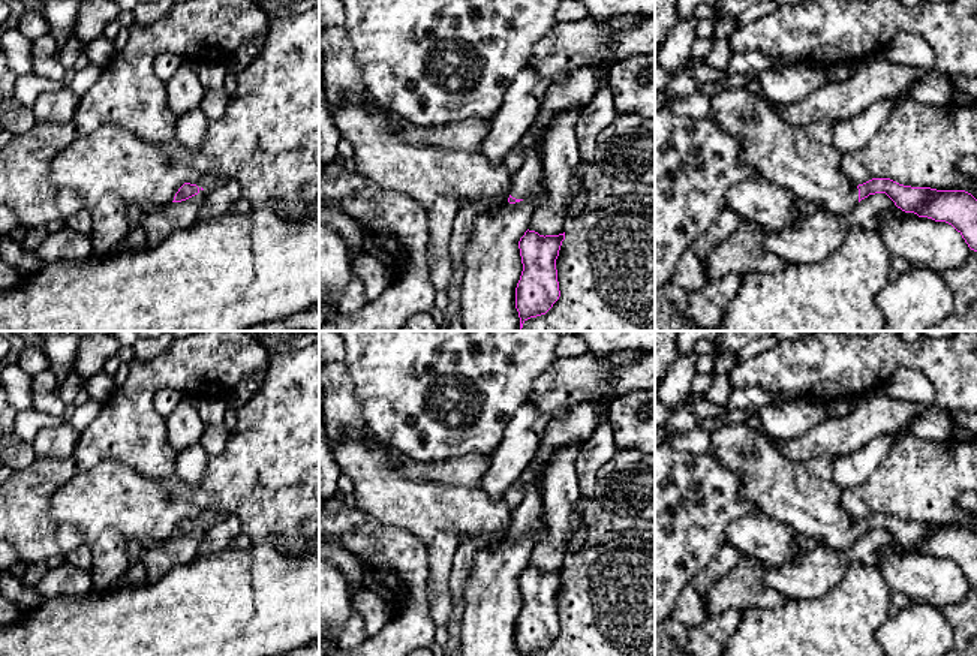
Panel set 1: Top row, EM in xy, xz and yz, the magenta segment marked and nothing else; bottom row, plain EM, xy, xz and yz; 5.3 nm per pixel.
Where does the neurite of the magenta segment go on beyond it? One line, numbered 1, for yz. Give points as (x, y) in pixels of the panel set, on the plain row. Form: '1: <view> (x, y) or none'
1: yz (800, 493)

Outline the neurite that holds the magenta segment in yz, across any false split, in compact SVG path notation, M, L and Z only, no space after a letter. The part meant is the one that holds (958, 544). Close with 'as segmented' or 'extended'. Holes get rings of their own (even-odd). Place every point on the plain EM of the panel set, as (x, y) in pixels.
M745 422L722 425L712 431L709 452L740 478L740 497L754 503L755 509L790 526L808 538L821 539L826 547L850 550L857 539L875 529L886 529L898 544L952 560L977 587L977 535L965 526L937 526L911 523L890 514L872 514L854 520L841 506L842 488L833 482L833 461L829 458L788 460L776 446L775 437L763 428L752 430Z | extended

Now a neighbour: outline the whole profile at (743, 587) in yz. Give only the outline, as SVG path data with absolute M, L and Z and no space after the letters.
M742 556L737 566L716 580L703 599L707 616L718 616L727 610L776 608L790 601L764 583L764 563Z

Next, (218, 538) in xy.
M228 514L214 526L202 526L204 542L198 548L198 557L210 553L222 553L232 547L232 541L243 532L240 518Z

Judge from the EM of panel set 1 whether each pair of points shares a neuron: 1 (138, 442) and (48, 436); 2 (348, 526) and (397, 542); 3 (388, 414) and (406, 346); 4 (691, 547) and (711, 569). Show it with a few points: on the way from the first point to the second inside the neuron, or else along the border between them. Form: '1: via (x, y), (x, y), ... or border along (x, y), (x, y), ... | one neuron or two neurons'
1: border along (80, 433), (74, 450), (68, 456), (48, 457) | two neurons
2: via (360, 533), (370, 542), (385, 542) | one neuron
3: via (400, 397), (405, 363) | one neuron
4: border along (727, 541), (691, 581) | two neurons

